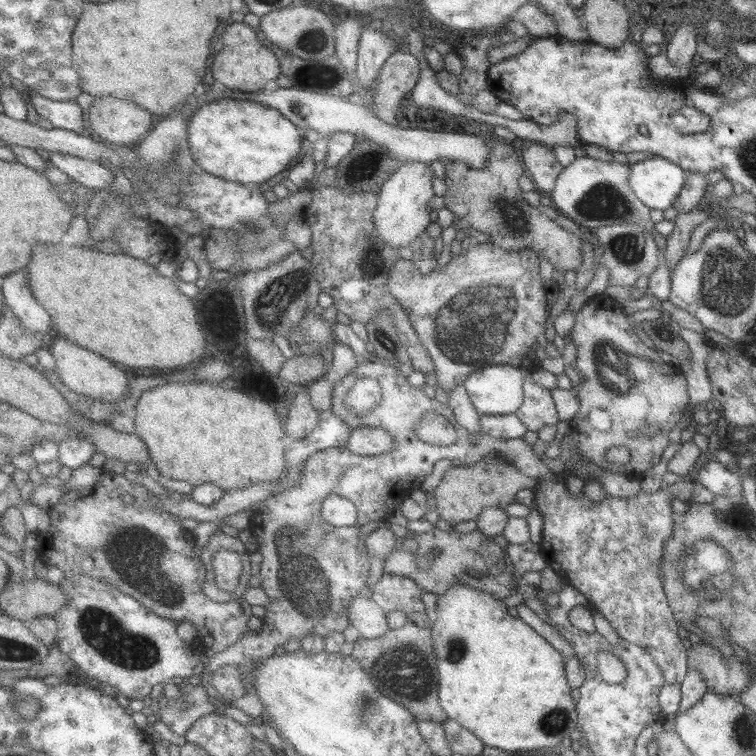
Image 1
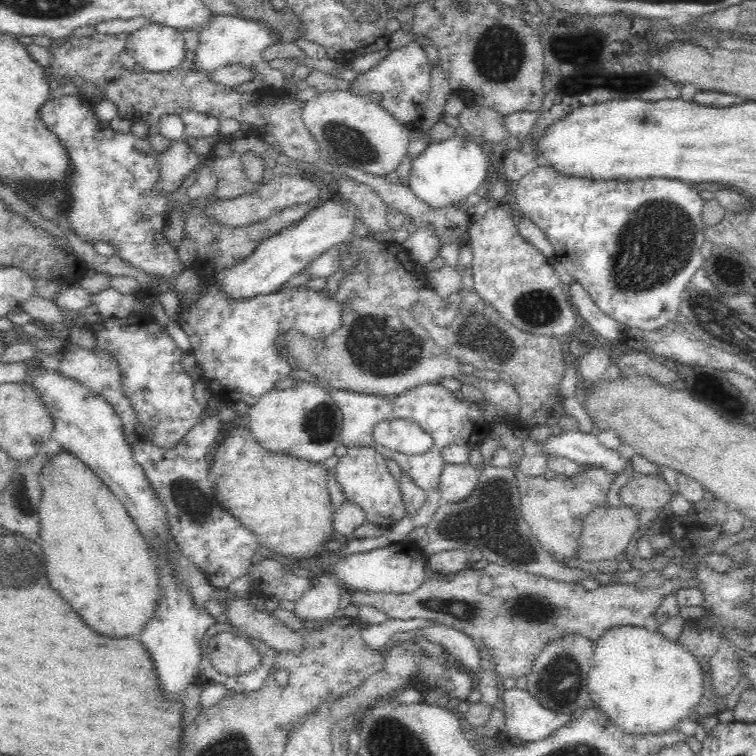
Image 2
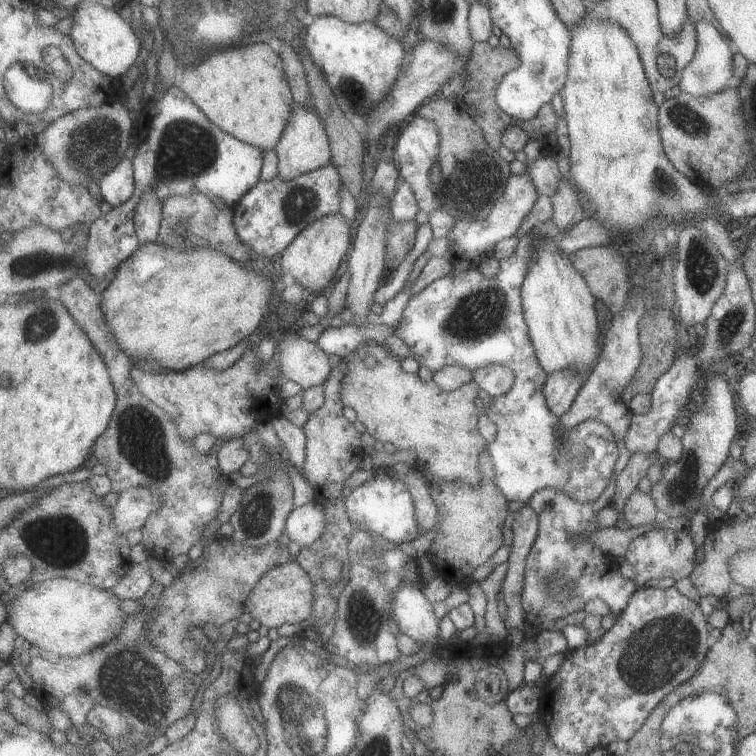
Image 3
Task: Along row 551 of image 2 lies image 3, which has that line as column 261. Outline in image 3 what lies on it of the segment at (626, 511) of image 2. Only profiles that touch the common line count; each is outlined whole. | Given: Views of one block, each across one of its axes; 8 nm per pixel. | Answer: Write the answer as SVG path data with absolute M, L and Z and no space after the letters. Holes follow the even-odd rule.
M285 562L283 566L273 568L259 580L255 590L247 596L245 606L251 618L259 620L261 626L267 628L277 630L283 624L301 624L309 620L315 610L315 580L299 566L299 562Z

